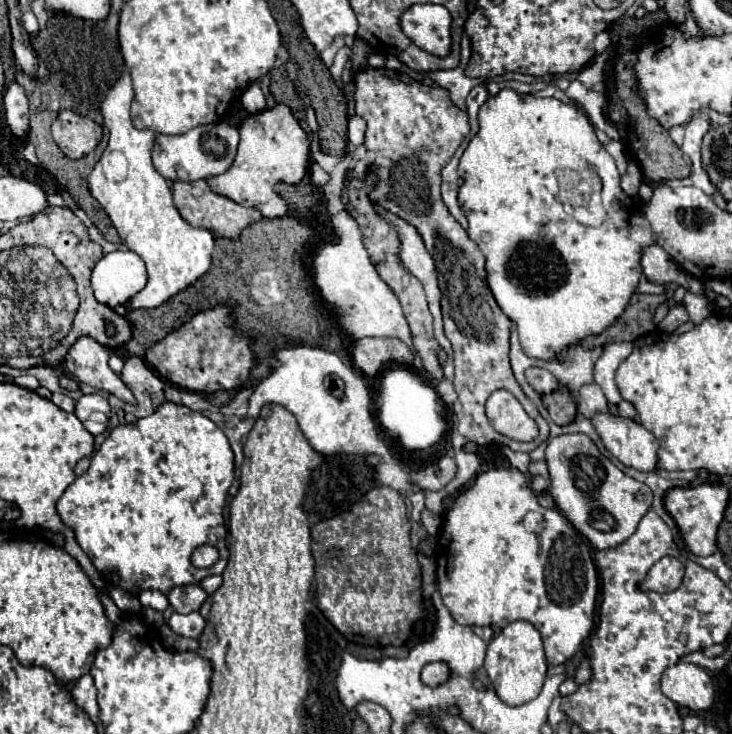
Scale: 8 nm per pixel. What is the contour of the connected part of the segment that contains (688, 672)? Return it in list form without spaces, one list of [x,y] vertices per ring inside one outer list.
[[[678,662],[662,674],[662,694],[690,710],[708,710],[714,702],[714,686],[708,670]]]

